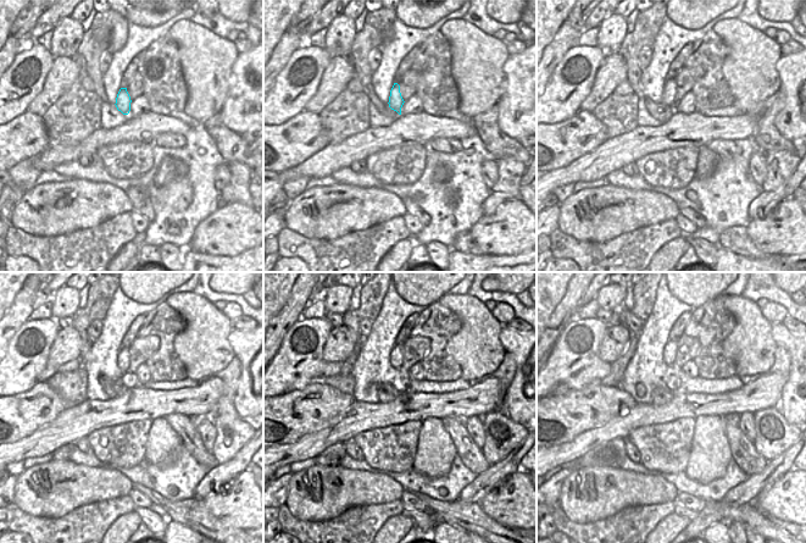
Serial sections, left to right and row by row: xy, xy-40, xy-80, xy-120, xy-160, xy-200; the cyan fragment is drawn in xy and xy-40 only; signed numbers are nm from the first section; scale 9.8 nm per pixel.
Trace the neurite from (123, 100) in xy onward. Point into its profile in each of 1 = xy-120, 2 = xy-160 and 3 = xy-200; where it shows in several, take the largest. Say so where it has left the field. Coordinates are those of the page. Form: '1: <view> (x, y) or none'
1: xy-120 (123, 359)
2: xy-160 (396, 356)
3: xy-200 (670, 353)

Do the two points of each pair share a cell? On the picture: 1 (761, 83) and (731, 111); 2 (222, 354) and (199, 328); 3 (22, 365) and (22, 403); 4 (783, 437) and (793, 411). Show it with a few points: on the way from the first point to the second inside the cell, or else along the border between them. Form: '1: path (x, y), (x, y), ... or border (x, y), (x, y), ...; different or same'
1: border (733, 105), (743, 112); different
2: path (216, 348), (205, 334); same
3: border (38, 381), (28, 389), (12, 395); different
4: border (778, 406), (782, 415), (793, 425); different

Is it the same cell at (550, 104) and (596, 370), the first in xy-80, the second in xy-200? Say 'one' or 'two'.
one

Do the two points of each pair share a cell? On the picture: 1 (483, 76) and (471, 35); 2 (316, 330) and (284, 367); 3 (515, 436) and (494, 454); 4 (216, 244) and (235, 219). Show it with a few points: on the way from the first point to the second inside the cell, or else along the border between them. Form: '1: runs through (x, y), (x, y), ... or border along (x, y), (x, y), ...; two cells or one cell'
1: runs through (477, 66), (477, 56), (471, 45); one cell
2: runs through (318, 343), (315, 353), (303, 355), (298, 360); one cell
3: runs through (510, 439), (499, 449); one cell
4: runs through (222, 238), (235, 225); one cell

